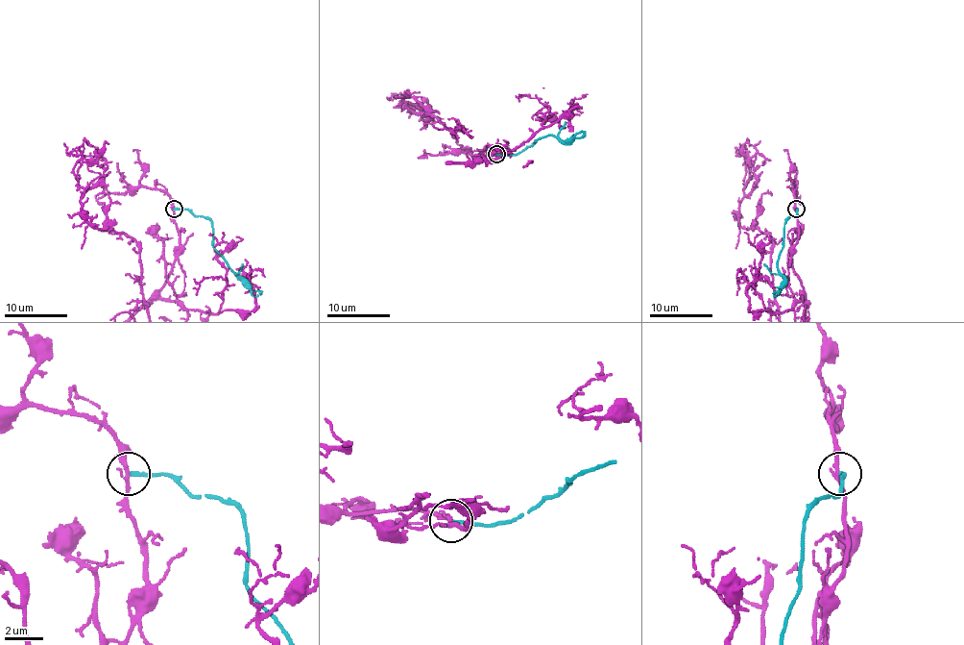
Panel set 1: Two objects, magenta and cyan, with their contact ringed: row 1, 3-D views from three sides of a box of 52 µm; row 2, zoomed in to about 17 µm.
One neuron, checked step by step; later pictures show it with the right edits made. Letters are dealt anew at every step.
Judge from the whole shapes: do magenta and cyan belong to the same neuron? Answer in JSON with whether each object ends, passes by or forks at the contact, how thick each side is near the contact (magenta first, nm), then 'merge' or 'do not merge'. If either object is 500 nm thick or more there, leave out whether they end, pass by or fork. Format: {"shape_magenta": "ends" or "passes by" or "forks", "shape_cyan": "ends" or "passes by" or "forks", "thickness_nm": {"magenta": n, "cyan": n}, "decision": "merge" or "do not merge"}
{"shape_magenta": "passes by", "shape_cyan": "ends", "thickness_nm": {"magenta": 200, "cyan": 180}, "decision": "do not merge"}

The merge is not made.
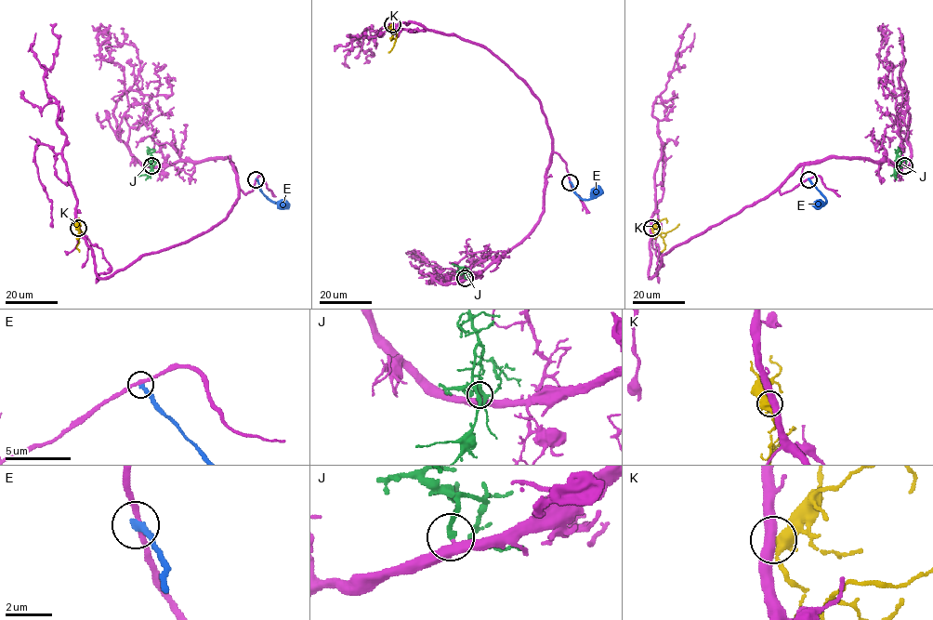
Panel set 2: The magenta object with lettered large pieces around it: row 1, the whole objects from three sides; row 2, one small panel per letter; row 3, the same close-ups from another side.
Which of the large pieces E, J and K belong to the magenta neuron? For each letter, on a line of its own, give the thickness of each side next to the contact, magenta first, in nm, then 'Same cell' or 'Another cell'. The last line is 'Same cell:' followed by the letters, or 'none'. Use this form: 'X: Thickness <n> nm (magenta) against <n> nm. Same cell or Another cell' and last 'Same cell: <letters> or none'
E: Thickness 240 nm (magenta) against 280 nm. Another cell
J: Thickness 360 nm (magenta) against 240 nm. Same cell
K: Thickness 460 nm (magenta) against 340 nm. Another cell
Same cell: J

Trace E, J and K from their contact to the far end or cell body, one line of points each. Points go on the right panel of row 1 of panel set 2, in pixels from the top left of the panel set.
E: (808, 179), (826, 200), (813, 205)
J: (904, 165), (900, 167), (897, 164), (891, 176)
K: (651, 228), (656, 236), (674, 229), (678, 224)

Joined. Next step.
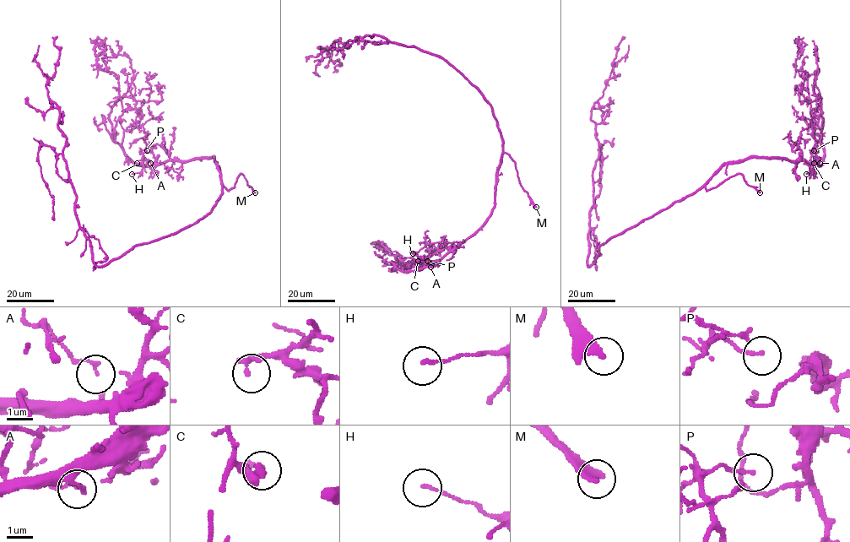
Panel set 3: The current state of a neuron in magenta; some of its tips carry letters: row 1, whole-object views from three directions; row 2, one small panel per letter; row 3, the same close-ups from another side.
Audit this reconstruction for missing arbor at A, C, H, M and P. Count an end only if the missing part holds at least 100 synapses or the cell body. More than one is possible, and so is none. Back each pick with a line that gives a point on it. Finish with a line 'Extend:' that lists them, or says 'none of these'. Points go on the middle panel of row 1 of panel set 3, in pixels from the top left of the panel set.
M: at (536, 207)
Extend: M

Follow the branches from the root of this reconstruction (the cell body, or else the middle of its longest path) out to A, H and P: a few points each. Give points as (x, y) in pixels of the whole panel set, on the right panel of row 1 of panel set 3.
A: (651, 217), (692, 195), (728, 163), (752, 157), (782, 157), (819, 165), (814, 166), (819, 159), (820, 163)
H: (651, 217), (692, 195), (728, 163), (752, 157), (782, 157), (819, 165), (814, 166), (811, 163), (806, 174)
P: (651, 217), (692, 195), (728, 163), (752, 157), (782, 157), (819, 165), (815, 166), (812, 154), (814, 150)

